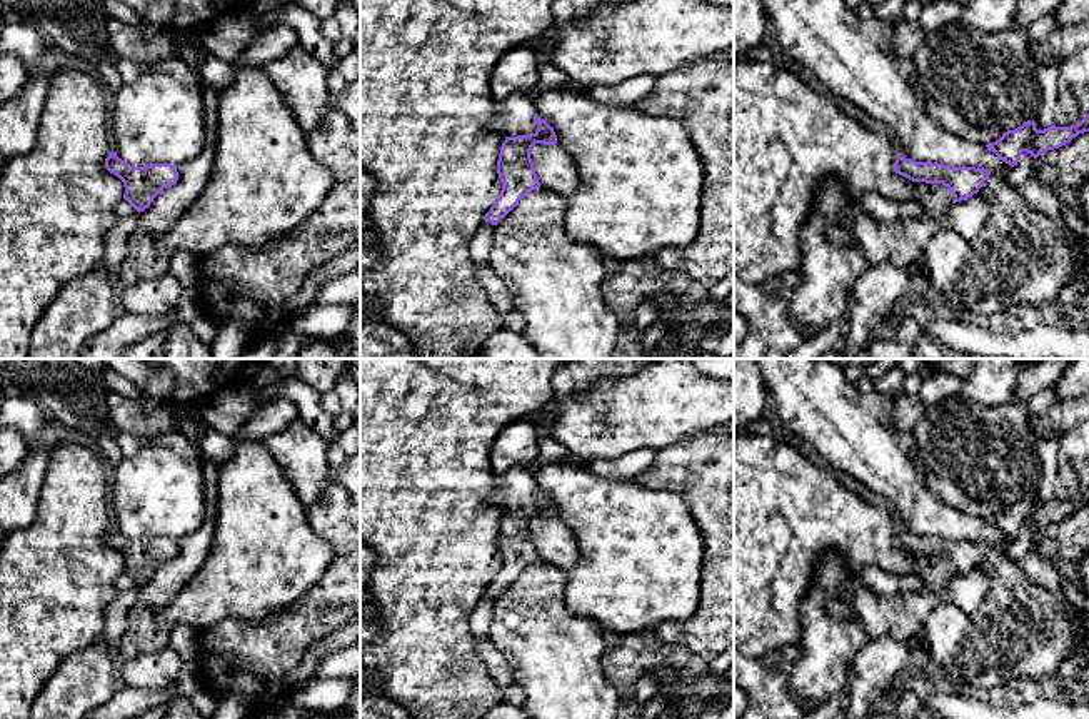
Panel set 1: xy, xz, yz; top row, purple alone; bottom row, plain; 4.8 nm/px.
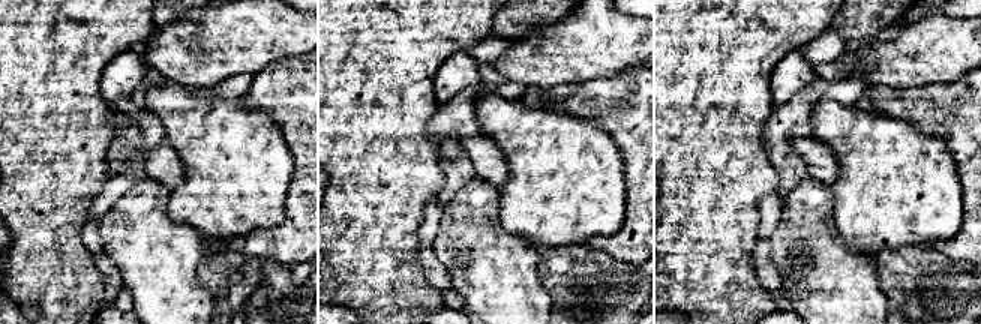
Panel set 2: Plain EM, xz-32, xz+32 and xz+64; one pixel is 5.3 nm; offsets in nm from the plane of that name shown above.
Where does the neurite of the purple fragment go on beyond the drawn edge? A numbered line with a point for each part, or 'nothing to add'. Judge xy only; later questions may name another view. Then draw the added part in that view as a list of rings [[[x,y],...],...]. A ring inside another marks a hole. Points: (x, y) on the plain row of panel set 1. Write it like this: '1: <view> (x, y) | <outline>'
1: xy (124, 583) | [[[125,572],[117,577],[115,587],[118,594],[138,591],[138,586]]]

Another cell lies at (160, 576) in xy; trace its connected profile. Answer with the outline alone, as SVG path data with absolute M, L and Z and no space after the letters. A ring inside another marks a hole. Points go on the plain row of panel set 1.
M203 462L205 520L188 535L178 537L178 554L163 562L148 582L138 587L137 602L128 614L128 629L113 649L115 664L120 667L137 657L153 654L168 646L170 626L155 619L155 611L170 604L178 591L203 566L212 549L217 515L217 470L218 464Z

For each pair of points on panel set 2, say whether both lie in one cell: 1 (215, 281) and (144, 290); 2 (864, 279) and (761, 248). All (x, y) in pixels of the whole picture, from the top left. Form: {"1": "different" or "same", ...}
{"1": "different", "2": "different"}

